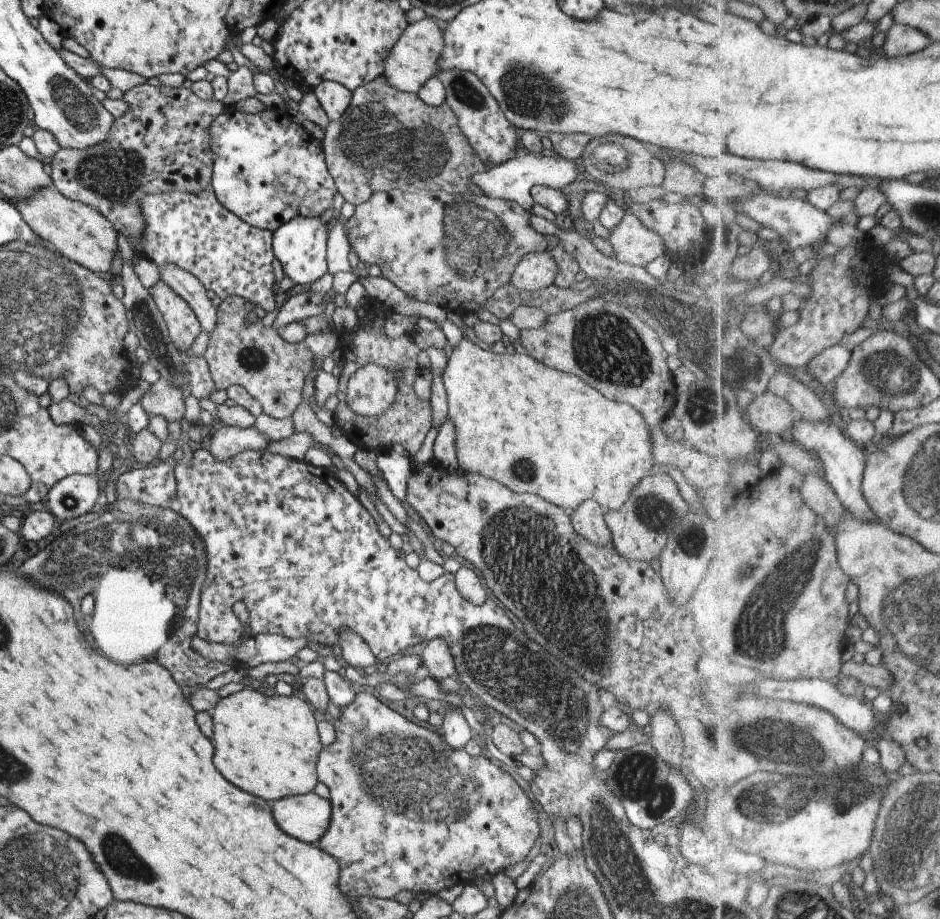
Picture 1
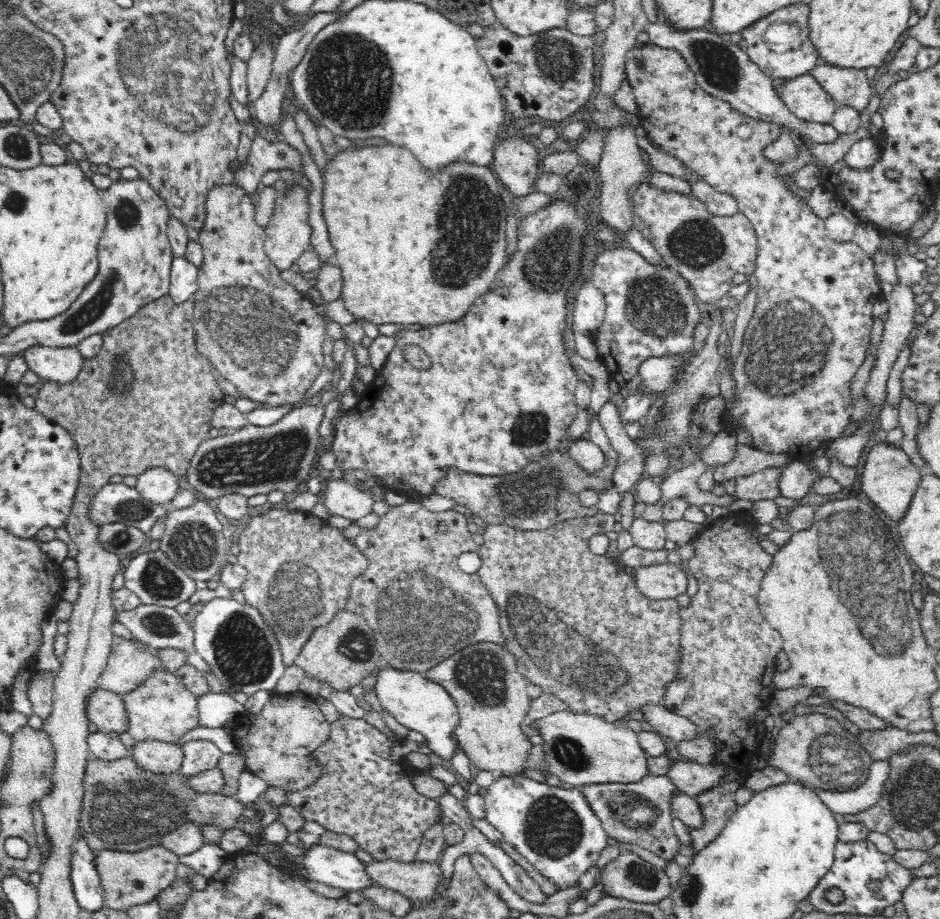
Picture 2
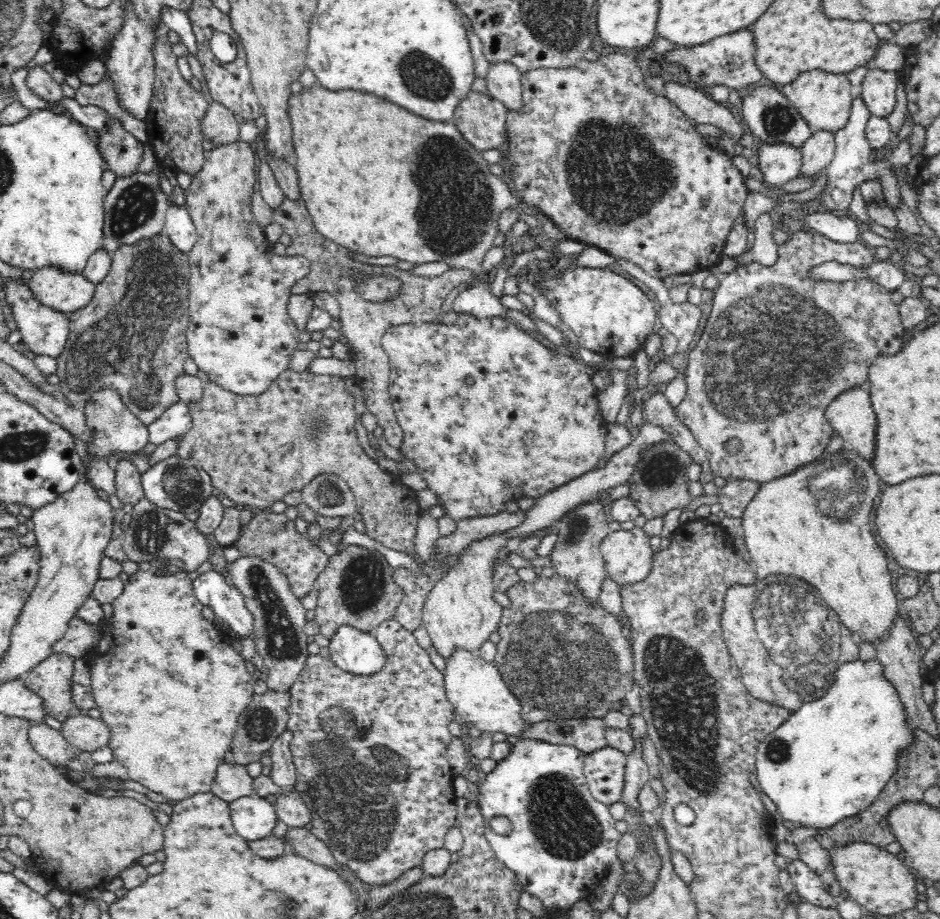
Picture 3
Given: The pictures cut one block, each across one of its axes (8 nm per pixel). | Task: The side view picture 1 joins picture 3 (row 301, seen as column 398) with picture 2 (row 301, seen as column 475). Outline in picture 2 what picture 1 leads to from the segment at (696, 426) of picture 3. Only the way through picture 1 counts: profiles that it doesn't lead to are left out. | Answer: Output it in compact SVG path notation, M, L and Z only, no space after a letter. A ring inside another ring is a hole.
M648 42L642 47L634 47L628 51L625 58L626 61L626 76L631 86L631 91L634 94L637 114L639 115L638 122L644 129L645 135L648 137L650 144L655 146L660 152L664 152L666 156L671 156L681 162L683 168L689 170L689 174L693 176L693 182L701 182L711 186L714 190L722 194L729 194L737 200L738 208L756 229L758 238L758 257L755 272L752 279L755 281L757 304L754 310L753 319L751 320L748 332L744 338L742 354L738 357L736 370L733 370L733 378L736 380L736 400L727 404L728 430L735 430L738 425L742 425L746 431L750 431L750 435L756 439L756 448L767 453L786 453L794 460L804 458L812 451L816 450L828 438L840 440L840 434L844 426L849 423L850 415L852 414L852 404L850 400L849 387L856 372L861 368L865 361L864 352L870 340L870 330L872 328L874 316L872 310L874 304L884 300L880 289L879 280L877 280L875 265L868 254L865 254L854 241L849 244L834 241L825 229L824 219L818 217L806 203L806 199L798 194L795 194L790 187L790 183L784 179L784 174L780 174L778 168L782 162L768 159L764 155L764 150L774 144L780 138L781 129L776 123L770 121L750 117L734 108L734 105L728 104L728 101L712 96L709 92L702 89L694 73L686 66L684 59L675 51L669 48L660 48L652 42ZM634 58L641 58L645 67L638 71L634 65Z

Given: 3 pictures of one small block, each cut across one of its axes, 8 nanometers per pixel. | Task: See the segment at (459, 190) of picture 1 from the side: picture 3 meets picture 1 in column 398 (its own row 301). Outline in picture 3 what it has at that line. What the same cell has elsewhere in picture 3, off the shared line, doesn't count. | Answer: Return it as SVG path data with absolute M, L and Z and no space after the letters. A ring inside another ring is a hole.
M165 232L160 233L160 236L156 236L154 240L140 240L138 244L132 244L132 246L122 246L118 248L118 252L114 252L111 256L112 263L108 276L102 280L102 284L95 286L96 291L93 294L93 300L84 308L84 310L78 310L74 314L70 315L69 318L69 338L66 342L66 346L62 351L62 354L55 357L57 372L55 373L60 384L57 385L60 390L61 396L65 398L65 402L72 404L80 404L83 408L87 403L87 400L91 399L94 392L100 392L100 390L116 390L122 403L128 407L128 410L132 411L138 420L144 425L152 424L155 420L158 420L170 406L176 404L179 401L177 395L176 380L180 376L186 376L185 360L188 357L187 352L164 352L162 348L166 346L166 334L170 336L184 336L186 340L186 327L190 324L190 308L188 307L188 287L187 280L190 278L189 272L189 256L184 252L181 252L172 245L172 241Z

